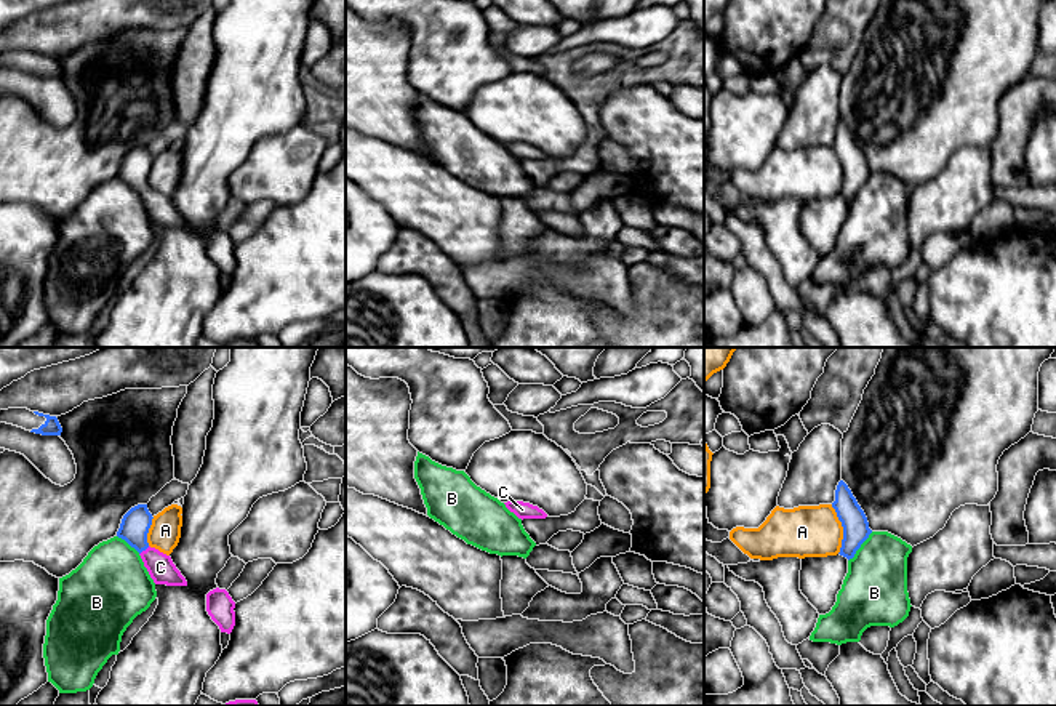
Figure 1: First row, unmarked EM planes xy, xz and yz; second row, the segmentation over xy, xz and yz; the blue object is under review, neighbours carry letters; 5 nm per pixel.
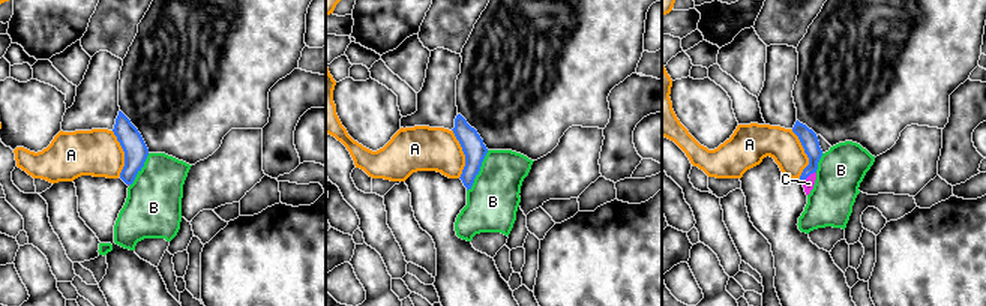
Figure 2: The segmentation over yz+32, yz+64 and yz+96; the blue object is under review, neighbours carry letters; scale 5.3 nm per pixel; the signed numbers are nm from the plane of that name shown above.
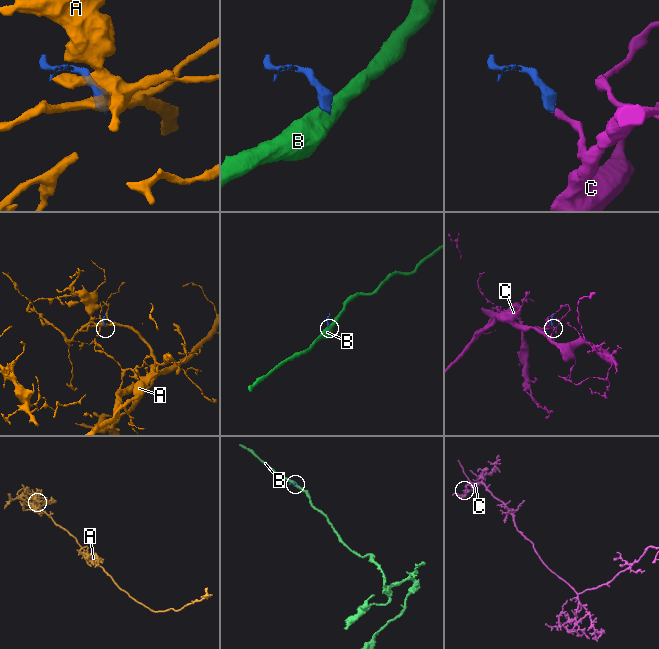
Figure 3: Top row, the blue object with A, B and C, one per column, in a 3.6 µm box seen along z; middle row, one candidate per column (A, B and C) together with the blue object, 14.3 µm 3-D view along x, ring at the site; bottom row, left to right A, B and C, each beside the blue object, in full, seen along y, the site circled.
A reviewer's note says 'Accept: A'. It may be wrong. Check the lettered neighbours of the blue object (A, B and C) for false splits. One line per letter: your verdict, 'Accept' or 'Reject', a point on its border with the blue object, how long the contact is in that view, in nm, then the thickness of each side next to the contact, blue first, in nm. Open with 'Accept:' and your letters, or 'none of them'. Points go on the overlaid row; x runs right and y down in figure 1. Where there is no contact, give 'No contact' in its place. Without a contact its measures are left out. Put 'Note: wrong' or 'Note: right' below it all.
Accept: C
A: Reject. Touches blue at yz (844, 529). Shared border 260 nm. Thickness 130 nm (blue) against 260 nm
B: Reject. Touches blue at yz (860, 546). Shared border 200 nm. Thickness 130 nm (blue) against 340 nm
C: Accept. Touches blue at xy (144, 549). Shared border 70 nm. Thickness 150 nm (blue) against 140 nm
Note: wrong

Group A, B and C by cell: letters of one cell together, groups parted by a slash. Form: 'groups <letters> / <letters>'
groups A / B / C

